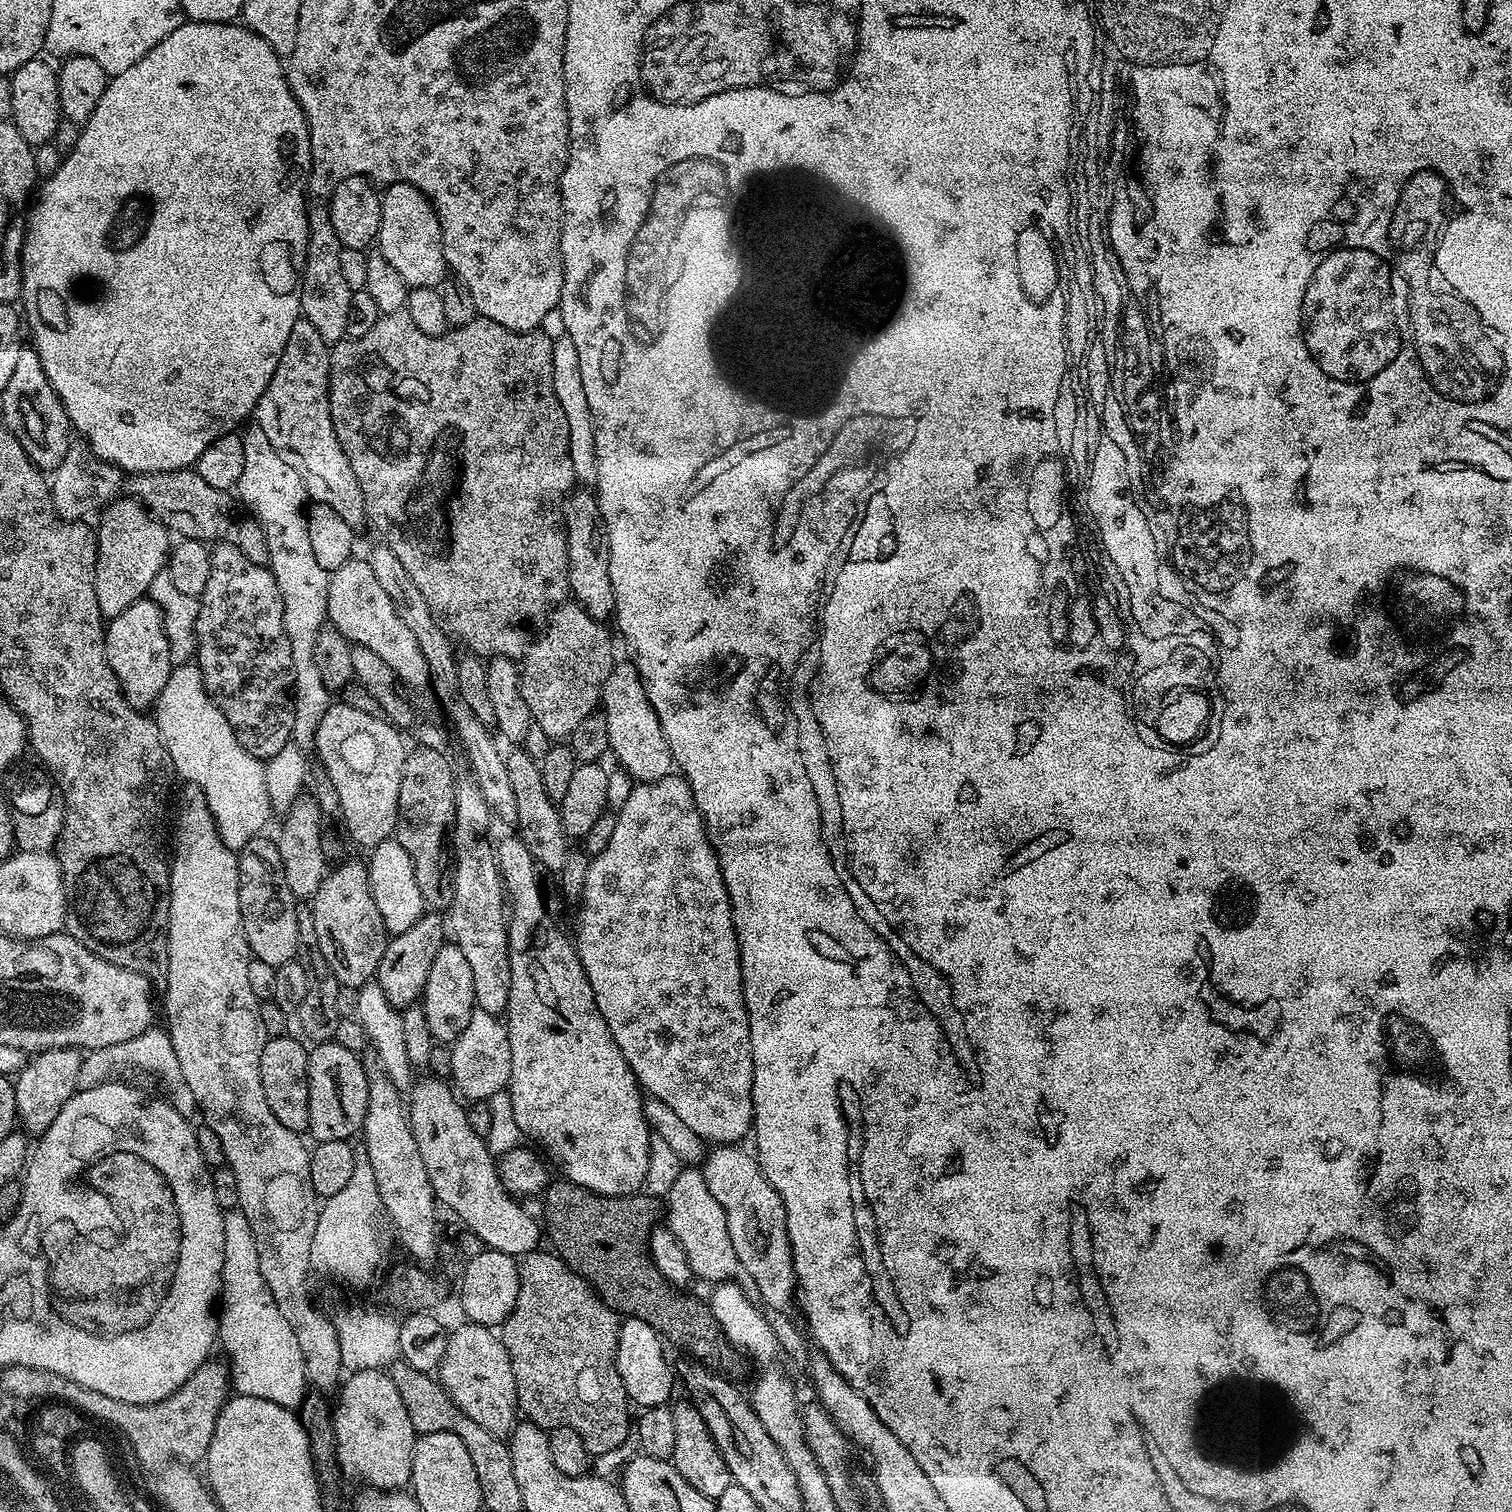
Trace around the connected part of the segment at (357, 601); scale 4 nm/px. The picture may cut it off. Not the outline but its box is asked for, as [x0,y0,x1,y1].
[327,558,432,692]

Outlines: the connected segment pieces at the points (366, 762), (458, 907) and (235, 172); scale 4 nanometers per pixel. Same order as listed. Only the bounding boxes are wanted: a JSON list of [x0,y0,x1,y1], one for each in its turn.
[[314,704,406,850],[448,772,510,1015],[23,20,311,474]]

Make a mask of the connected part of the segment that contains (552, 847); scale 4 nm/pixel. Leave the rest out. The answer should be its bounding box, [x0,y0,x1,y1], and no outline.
[502,750,570,874]

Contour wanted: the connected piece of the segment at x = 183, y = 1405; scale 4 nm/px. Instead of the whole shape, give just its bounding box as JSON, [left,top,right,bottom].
[98,1358,230,1466]

